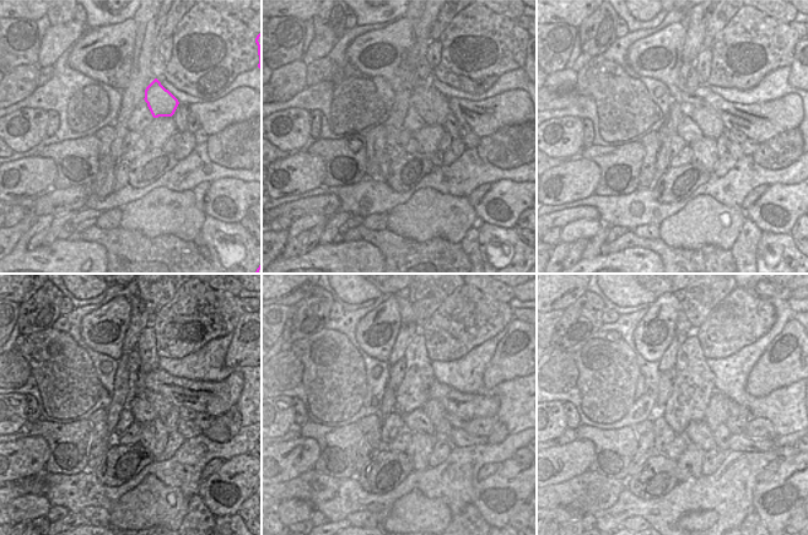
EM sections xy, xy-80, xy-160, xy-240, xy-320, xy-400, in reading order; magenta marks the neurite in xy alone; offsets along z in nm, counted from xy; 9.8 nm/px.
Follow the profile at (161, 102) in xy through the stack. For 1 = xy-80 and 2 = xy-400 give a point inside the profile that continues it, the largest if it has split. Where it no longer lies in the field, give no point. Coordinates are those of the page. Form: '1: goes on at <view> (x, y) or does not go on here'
1: goes on at xy-80 (432, 106)
2: goes on at xy-400 (717, 411)

